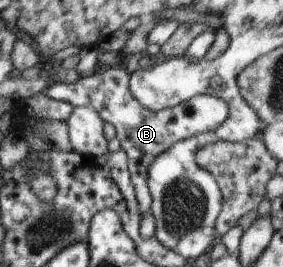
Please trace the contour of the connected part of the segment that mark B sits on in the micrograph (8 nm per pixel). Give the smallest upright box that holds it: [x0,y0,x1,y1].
[43,67,228,214]

